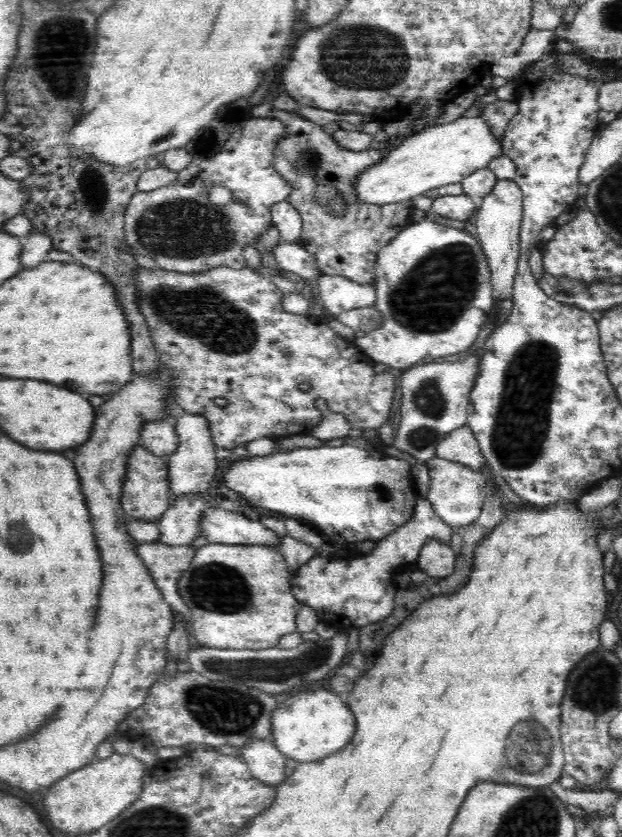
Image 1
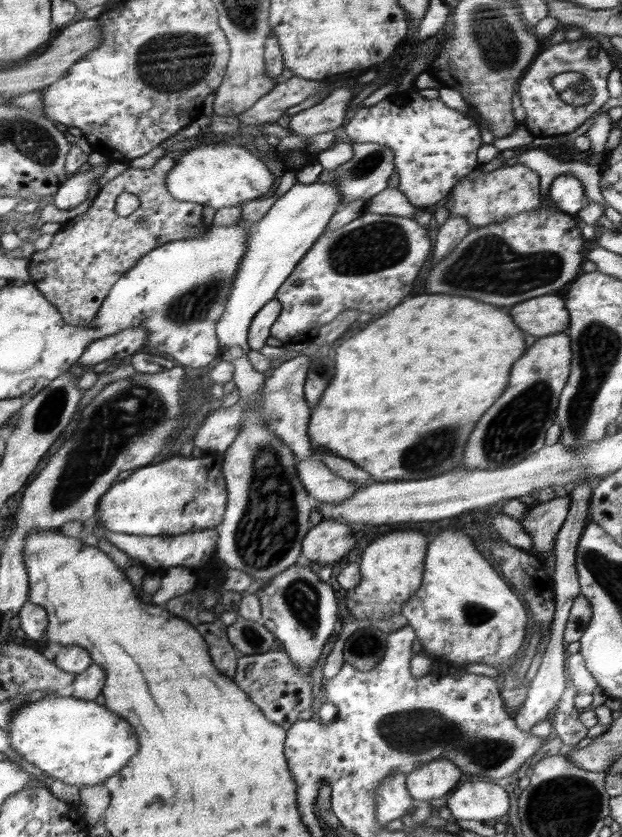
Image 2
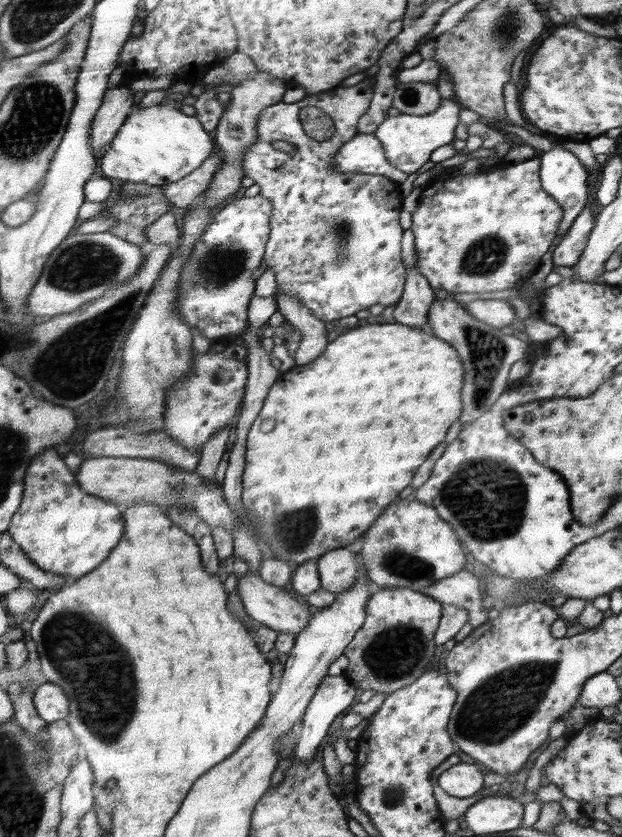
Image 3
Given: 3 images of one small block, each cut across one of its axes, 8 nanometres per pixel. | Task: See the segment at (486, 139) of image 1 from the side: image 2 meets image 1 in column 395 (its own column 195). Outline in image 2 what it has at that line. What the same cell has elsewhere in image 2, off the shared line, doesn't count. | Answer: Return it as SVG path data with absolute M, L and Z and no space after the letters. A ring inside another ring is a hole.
M203 142L175 161L166 176L166 189L176 199L212 208L240 207L244 202L256 200L274 186L274 174L259 159L242 146Z

